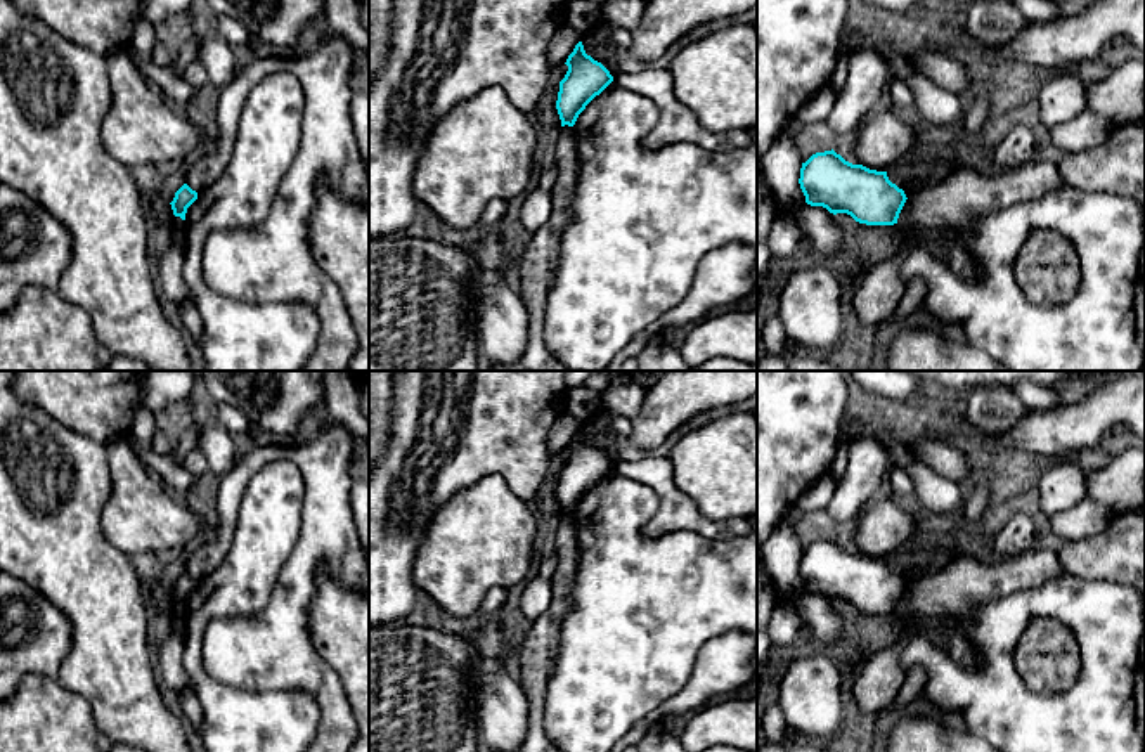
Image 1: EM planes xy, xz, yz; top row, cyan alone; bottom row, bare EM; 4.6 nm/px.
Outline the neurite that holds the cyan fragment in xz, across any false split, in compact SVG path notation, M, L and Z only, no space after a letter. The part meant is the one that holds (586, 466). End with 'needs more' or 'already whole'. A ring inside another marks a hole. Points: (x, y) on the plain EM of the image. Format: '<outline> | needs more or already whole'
M582 430L568 444L568 459L560 470L556 497L561 515L573 515L585 494L599 483L611 470L610 459L585 442Z | already whole

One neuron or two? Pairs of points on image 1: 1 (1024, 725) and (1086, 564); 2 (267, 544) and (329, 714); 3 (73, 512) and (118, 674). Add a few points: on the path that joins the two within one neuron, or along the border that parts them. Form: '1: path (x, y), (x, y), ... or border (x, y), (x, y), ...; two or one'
1: border (1066, 572), (1083, 577), (1114, 579), (1121, 584); two
2: border (321, 706), (316, 733); two
3: path (73, 551), (73, 565), (104, 600), (109, 635); one

